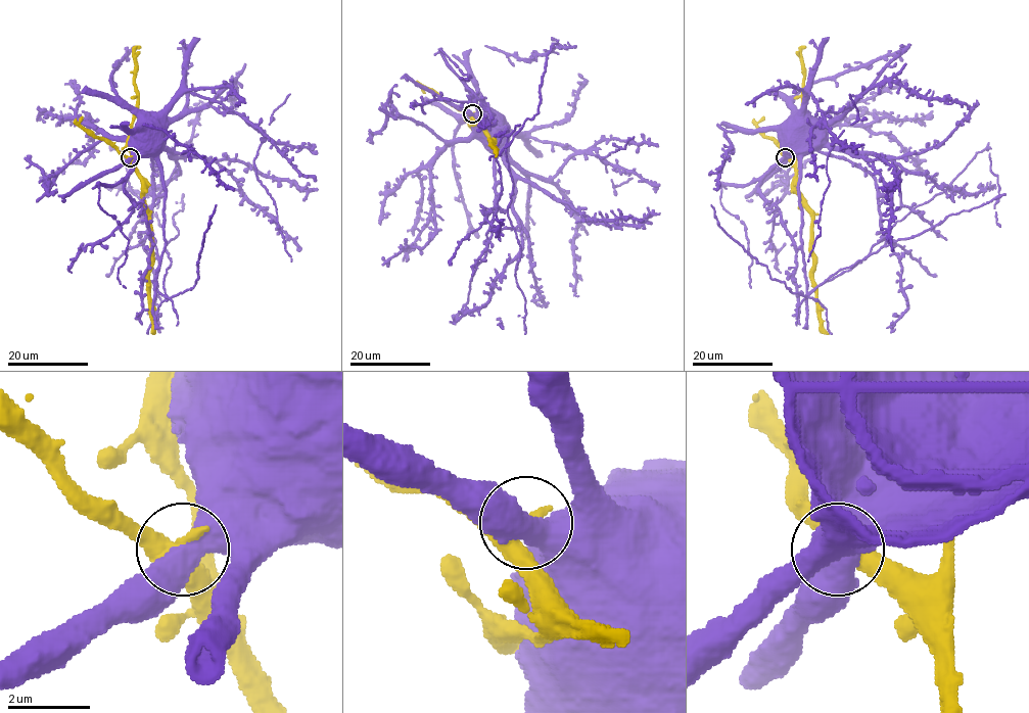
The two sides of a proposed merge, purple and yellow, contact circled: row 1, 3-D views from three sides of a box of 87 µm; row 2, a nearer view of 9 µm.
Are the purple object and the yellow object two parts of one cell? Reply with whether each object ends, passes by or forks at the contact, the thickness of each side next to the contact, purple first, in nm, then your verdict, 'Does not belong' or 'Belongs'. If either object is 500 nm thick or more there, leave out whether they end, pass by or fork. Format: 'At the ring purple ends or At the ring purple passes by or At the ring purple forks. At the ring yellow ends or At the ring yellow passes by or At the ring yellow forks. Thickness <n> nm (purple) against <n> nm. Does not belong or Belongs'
Thickness 550 nm (purple) against 360 nm. Does not belong

